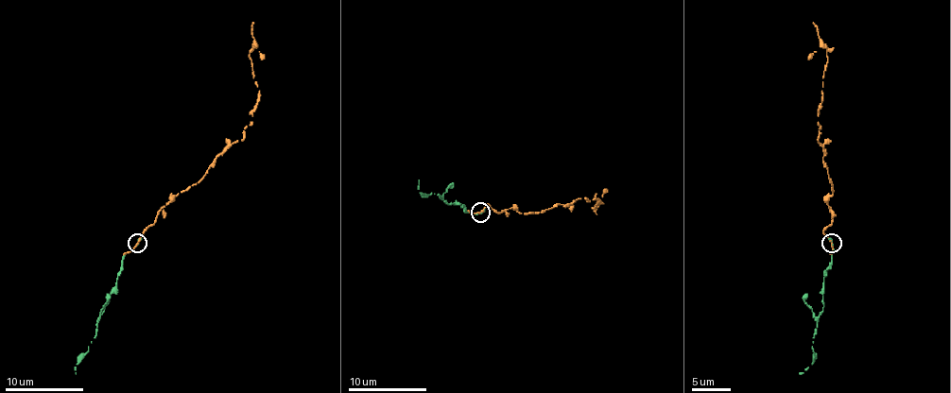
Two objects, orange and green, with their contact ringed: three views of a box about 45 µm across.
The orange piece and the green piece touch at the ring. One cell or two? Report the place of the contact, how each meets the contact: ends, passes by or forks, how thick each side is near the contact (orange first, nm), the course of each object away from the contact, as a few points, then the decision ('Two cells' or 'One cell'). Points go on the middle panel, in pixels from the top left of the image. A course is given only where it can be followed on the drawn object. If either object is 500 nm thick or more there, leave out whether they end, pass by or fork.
Place: (480, 212). At the ring orange passes by. At the ring green ends. Thickness 200 nm (orange) against 150 nm. Course of orange: (480, 213), (487, 205), (496, 213), (511, 207), (541, 213), (577, 199), (602, 203), (594, 209), (596, 193). Course of green: (480, 213), (467, 213), (459, 205), (449, 205), (438, 193), (422, 195), (418, 179). One cell

